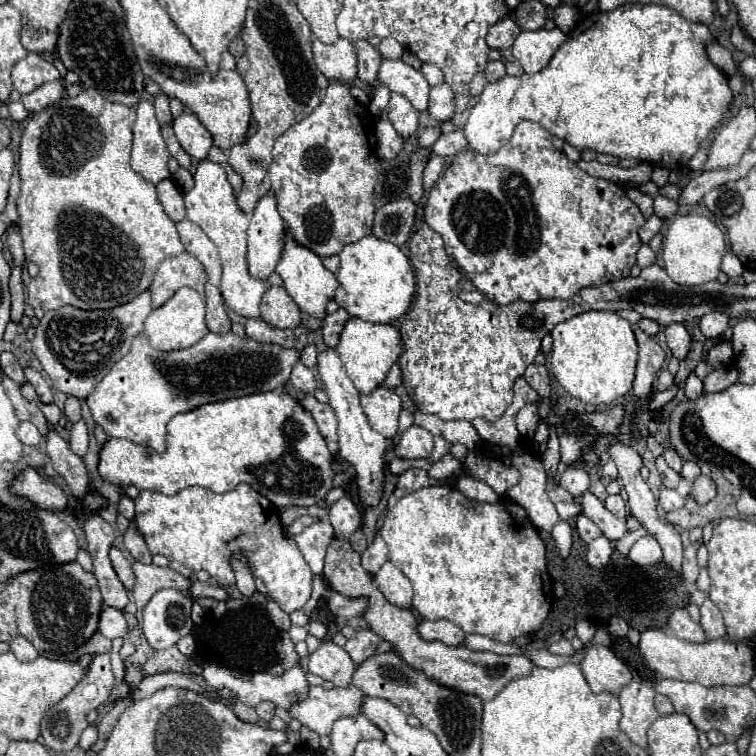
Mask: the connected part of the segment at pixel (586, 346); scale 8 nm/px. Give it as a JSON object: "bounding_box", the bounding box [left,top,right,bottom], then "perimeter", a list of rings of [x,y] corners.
{"bounding_box":[549,312,637,406],"perimeter":[[[583,312],[553,328],[549,370],[573,396],[591,406],[611,404],[633,388],[637,364],[637,340],[631,324],[615,312]]]}

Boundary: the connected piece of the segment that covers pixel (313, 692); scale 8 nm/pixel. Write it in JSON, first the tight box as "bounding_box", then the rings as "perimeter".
{"bounding_box":[289,686,363,736],"perimeter":[[[311,686],[307,698],[289,708],[289,716],[323,736],[331,734],[331,726],[337,718],[357,716],[361,700],[363,692],[355,686],[331,690],[325,690],[323,686]]]}

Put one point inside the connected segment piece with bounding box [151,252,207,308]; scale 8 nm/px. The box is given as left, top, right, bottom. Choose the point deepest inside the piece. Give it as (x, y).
(175, 272)

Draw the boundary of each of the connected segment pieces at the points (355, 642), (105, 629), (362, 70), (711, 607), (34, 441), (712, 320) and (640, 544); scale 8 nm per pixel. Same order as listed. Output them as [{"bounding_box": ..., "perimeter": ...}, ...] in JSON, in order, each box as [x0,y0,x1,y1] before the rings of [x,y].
[{"bounding_box":[345,628,383,664],"perimeter":[[[361,628],[361,630],[355,632],[353,638],[347,640],[345,650],[355,664],[361,664],[363,660],[367,660],[369,656],[375,654],[375,650],[381,642],[383,642],[383,638],[377,636],[371,628]]]},{"bounding_box":[99,606,129,640],"perimeter":[[[105,606],[103,612],[101,612],[101,620],[99,620],[99,632],[109,640],[127,636],[129,626],[127,626],[127,620],[125,620],[125,614],[117,608]]]},{"bounding_box":[353,40,381,84],"perimeter":[[[357,40],[353,42],[355,54],[357,54],[357,78],[373,84],[377,80],[377,70],[381,64],[381,54],[375,46],[369,44],[369,40]]]},{"bounding_box":[701,598,727,640],"perimeter":[[[709,598],[701,606],[701,628],[703,628],[705,636],[707,636],[707,640],[723,638],[727,634],[723,618],[721,618],[721,612]]]},{"bounding_box":[17,422,43,446],"perimeter":[[[21,422],[17,428],[17,438],[27,446],[37,446],[43,436],[31,422]]]},{"bounding_box":[699,312,729,338],"perimeter":[[[709,312],[701,318],[699,328],[705,334],[705,338],[721,336],[729,328],[729,316],[725,316],[723,312]]]},{"bounding_box":[629,536,663,566],"perimeter":[[[643,536],[631,546],[629,558],[639,566],[649,566],[649,564],[657,564],[663,558],[663,552],[653,536]]]}]

